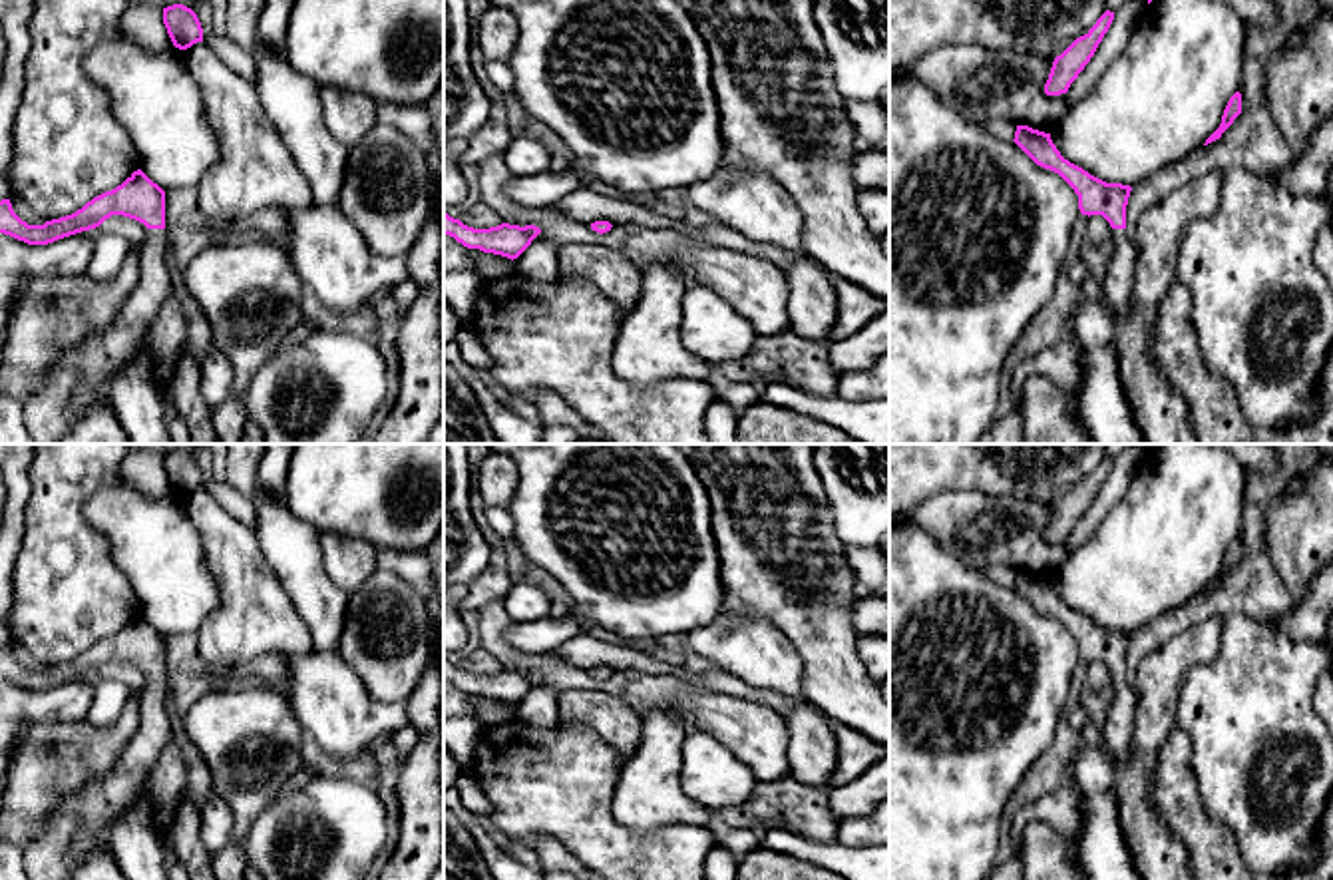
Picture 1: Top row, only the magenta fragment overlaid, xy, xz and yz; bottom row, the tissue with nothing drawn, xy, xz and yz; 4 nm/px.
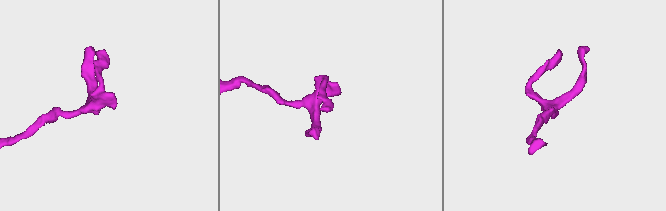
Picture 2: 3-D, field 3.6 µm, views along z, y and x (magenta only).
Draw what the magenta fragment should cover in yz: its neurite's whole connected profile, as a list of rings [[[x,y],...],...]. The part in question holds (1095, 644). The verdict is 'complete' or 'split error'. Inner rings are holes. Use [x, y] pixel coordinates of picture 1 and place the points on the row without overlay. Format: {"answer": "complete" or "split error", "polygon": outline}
{"answer": "split error", "polygon": [[[1017,571],[1013,585],[1037,611],[1058,619],[1078,641],[1082,661],[1102,661],[1112,677],[1114,703],[1102,727],[1104,747],[1114,765],[1126,765],[1134,753],[1136,689],[1126,679],[1126,651],[1132,633],[1106,629],[1060,601],[1050,579]]]}

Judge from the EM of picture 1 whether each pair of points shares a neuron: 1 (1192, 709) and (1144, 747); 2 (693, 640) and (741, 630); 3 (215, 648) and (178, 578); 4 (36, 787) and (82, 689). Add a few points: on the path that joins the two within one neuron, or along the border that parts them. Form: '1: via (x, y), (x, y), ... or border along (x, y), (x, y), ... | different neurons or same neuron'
1: border along (1184, 677), (1178, 689), (1174, 725) | different neurons
2: via (705, 640), (729, 640) | same neuron
3: border along (215, 578), (217, 608), (195, 634) | different neurons
4: border along (86, 717), (32, 725) | different neurons

